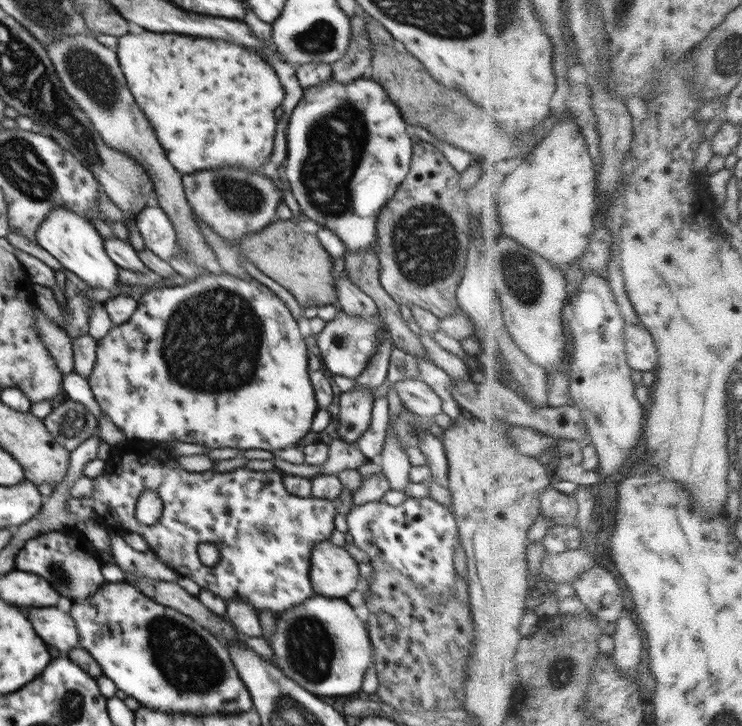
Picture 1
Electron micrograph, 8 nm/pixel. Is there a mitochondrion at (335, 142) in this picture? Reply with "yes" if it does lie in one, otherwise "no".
yes

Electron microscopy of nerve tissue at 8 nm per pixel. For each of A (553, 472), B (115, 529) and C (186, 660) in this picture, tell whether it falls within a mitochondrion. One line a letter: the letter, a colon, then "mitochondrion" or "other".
A: other
B: other
C: mitochondrion

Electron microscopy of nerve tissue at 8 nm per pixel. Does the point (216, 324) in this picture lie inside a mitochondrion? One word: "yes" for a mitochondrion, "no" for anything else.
yes

